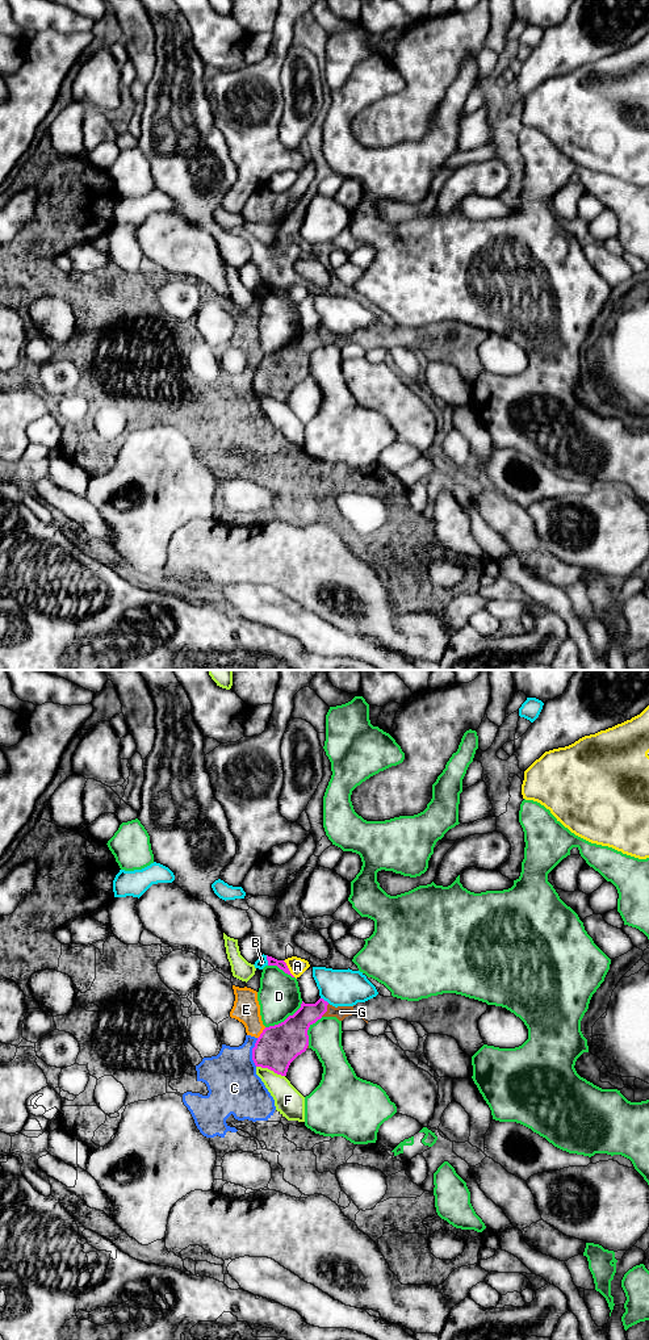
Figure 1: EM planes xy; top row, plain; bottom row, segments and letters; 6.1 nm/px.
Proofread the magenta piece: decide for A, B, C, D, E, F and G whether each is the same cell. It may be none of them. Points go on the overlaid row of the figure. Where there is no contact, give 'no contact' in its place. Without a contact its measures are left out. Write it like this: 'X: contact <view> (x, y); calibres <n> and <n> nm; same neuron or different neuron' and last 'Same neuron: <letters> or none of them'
A: contact xy (288, 968); calibres 60 and 110 nm; different neuron
B: contact xy (267, 959); calibres 60 and 70 nm; different neuron
C: contact xy (252, 1052); calibres 260 and 320 nm; different neuron
D: contact xy (287, 1018); calibres 260 and 260 nm; different neuron
E: contact xy (262, 1033); calibres 260 and 170 nm; different neuron
F: contact xy (271, 1070); calibres 260 and 170 nm; different neuron
G: contact xy (326, 1010); calibres 180 and 80 nm; same neuron
Same neuron: G

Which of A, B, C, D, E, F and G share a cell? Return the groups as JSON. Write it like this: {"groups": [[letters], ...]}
{"groups": [["A"], ["B"], ["C", "E"], ["D"], ["F"], ["G"]]}

